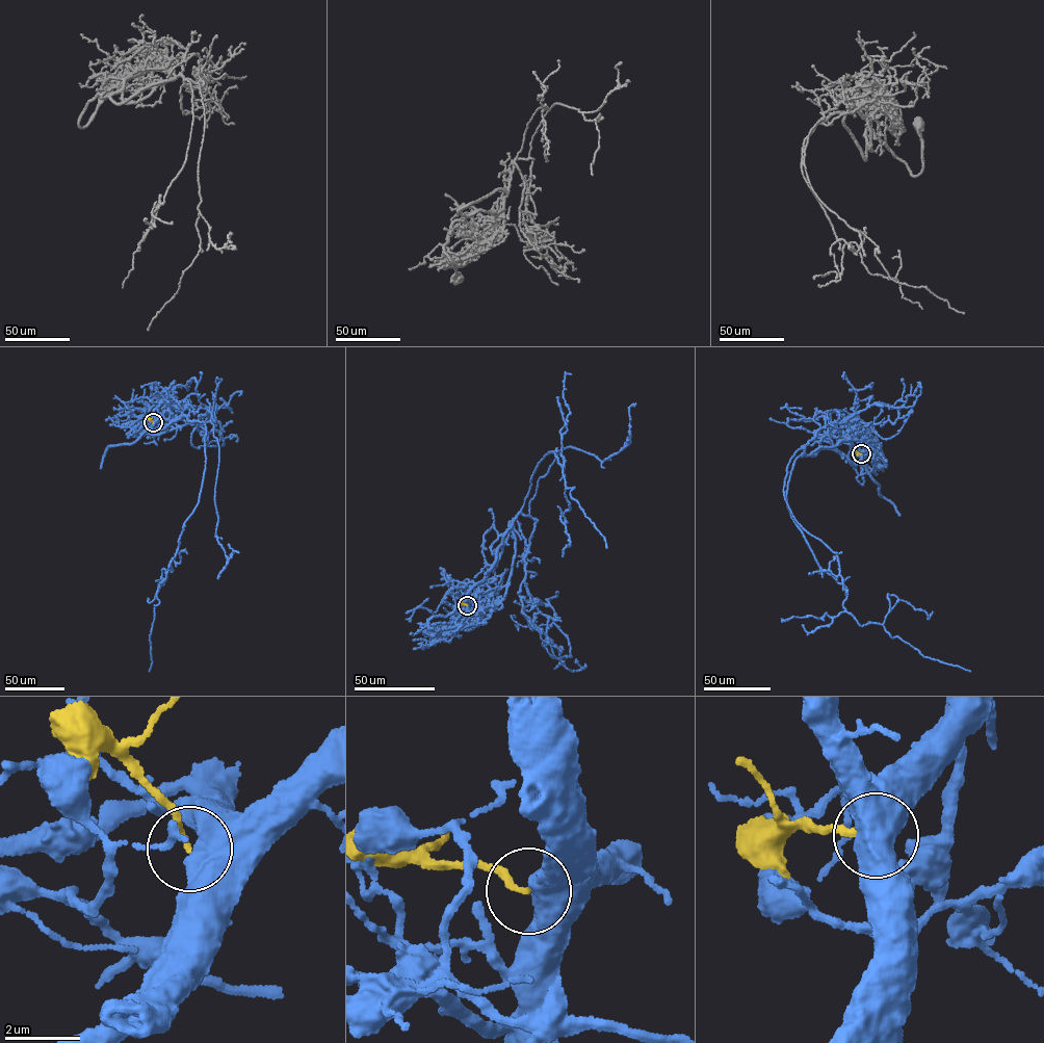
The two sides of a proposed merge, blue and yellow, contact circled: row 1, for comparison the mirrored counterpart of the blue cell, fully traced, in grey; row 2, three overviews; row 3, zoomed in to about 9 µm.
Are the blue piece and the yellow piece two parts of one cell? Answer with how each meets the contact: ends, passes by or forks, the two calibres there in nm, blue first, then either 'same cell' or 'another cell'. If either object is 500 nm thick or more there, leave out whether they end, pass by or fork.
800/170 nm | another cell

